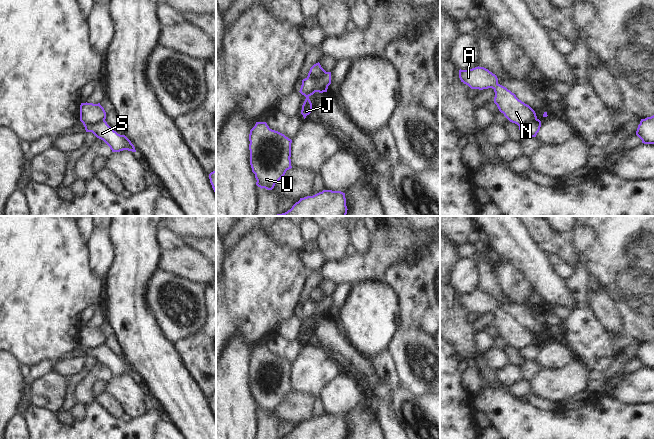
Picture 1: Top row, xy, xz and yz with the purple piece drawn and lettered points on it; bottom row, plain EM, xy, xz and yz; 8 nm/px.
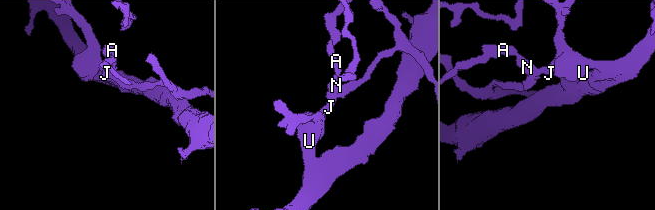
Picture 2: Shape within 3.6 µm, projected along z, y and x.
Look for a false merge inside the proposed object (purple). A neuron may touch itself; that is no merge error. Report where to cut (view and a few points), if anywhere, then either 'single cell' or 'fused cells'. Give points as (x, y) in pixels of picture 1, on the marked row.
xy (104, 120), (93, 124), (83, 124) | fused cells

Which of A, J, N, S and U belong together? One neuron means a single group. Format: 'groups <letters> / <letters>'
groups A J N U / S

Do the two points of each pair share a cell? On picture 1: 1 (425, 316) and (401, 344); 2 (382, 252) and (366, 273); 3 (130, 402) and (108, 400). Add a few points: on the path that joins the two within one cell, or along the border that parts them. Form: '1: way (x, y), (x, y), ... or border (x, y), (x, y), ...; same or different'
1: border (400, 322), (404, 326), (417, 326), (429, 335); different
2: way (380, 257), (370, 268); same
3: border (105, 390), (116, 400), (124, 412); different

